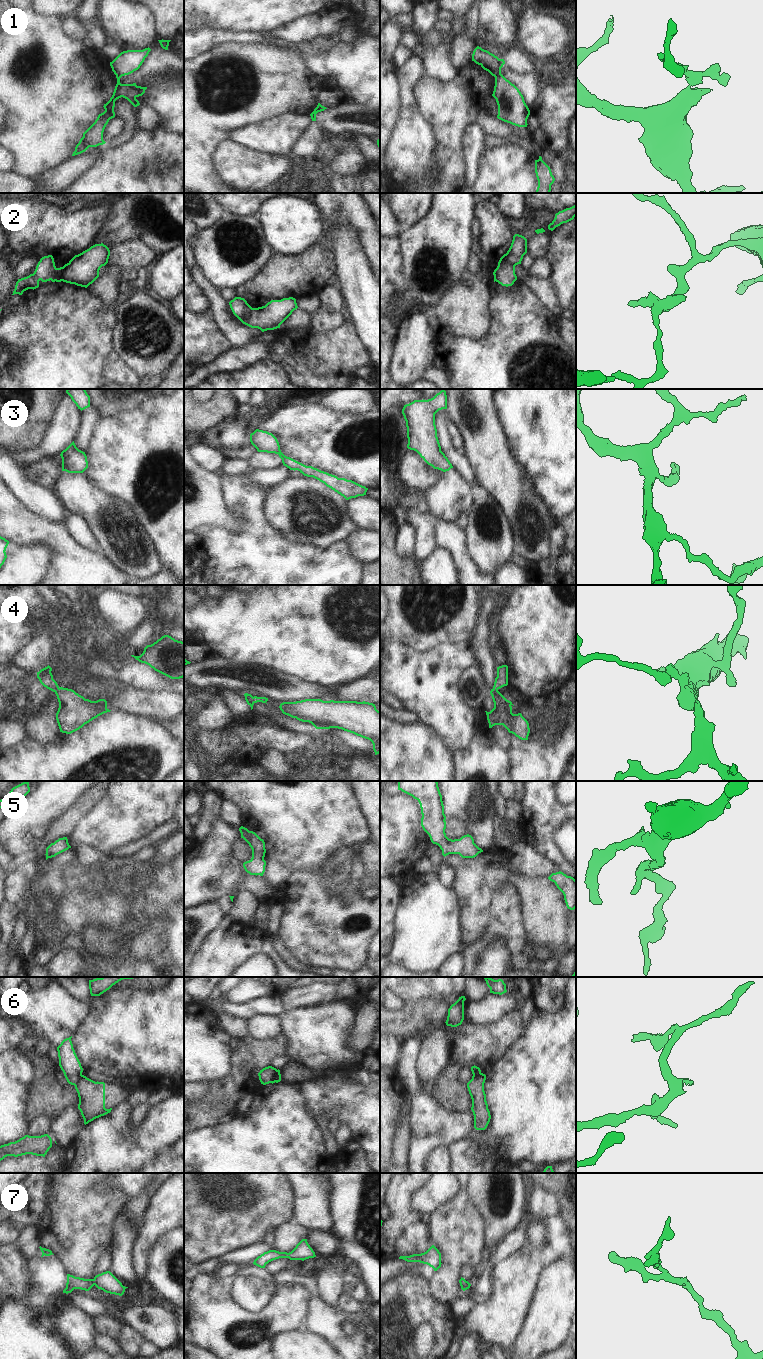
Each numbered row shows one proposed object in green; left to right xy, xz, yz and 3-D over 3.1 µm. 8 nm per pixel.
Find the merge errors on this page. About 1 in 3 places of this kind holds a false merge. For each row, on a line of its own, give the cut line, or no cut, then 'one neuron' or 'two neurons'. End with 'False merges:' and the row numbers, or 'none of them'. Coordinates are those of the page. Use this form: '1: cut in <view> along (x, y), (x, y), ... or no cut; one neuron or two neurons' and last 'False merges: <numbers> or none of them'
1: cut in yz along (500, 72), (495, 77); two neurons
2: cut in xz along (252, 308), (248, 318), (245, 321), (241, 321); two neurons
3: no cut; one neuron
4: no cut; one neuron
5: no cut; one neuron
6: cut in xy along (81, 1074), (74, 1085); two neurons
7: no cut; one neuron
False merges: 1, 2, 6

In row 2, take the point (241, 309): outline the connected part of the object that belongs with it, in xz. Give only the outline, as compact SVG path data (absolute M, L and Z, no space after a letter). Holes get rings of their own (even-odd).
M235 297L229 302L233 314L243 322L246 322L252 312L252 307L244 298Z

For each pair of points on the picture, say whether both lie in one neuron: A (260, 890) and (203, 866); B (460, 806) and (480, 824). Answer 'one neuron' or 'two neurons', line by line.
A: one neuron
B: one neuron

